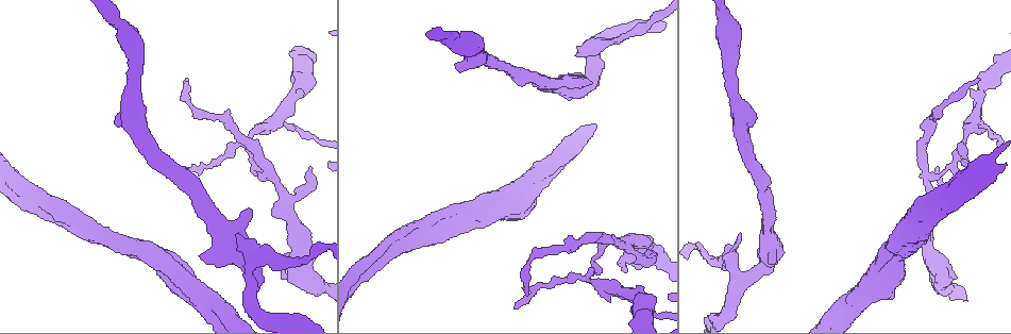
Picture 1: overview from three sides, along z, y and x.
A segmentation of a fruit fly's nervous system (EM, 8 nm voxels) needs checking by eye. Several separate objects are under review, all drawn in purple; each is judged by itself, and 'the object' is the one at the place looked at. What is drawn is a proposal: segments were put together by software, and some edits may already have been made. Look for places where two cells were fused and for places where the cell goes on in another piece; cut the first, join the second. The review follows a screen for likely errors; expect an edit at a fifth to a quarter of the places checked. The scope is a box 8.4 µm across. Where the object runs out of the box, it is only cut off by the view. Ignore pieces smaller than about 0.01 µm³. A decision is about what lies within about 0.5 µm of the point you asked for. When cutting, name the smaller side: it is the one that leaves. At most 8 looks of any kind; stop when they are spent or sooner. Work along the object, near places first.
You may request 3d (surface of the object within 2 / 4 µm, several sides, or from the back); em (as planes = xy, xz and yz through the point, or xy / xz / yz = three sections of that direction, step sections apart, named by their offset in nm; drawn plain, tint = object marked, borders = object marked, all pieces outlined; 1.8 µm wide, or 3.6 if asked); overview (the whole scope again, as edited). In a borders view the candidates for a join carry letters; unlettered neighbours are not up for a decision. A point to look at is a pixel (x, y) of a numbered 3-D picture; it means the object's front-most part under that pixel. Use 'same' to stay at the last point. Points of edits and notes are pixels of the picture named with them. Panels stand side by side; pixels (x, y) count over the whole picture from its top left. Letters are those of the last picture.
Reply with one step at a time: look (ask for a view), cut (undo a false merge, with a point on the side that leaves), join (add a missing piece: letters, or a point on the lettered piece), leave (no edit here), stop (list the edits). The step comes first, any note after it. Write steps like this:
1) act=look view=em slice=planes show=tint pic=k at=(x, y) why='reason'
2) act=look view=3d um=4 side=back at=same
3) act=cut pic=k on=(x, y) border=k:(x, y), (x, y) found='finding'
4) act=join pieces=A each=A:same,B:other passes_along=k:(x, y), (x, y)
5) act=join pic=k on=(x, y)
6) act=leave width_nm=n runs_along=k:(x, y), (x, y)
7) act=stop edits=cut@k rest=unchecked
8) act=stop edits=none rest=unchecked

act=look view=em slice=planes show=borders pic=1 at=(267, 175) why='side arm on a straight run'

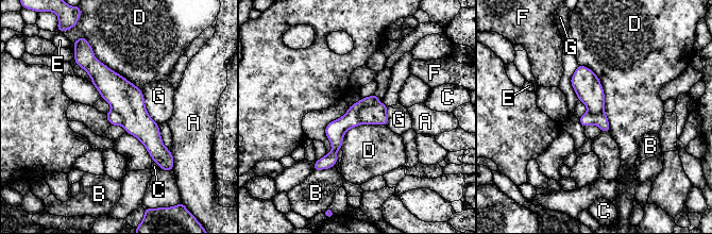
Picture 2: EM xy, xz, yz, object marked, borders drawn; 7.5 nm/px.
act=cut pic=2 on=(337, 129) each=A:other,B:other,C:other,D:other,E:other,F:other,G:other border=2:(377, 102), (358, 112), (360, 122) found='two cells meet here'

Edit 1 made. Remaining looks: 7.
act=look view=em slice=planes show=borders pic=1 at=(576, 55) why='branch stops here'

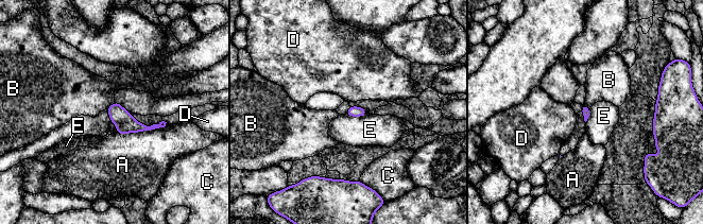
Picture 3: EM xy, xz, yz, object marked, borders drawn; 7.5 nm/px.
act=leave longest_contact=A:400nm each=A:other,B:other,C:other,D:other,E:other found='no lettered piece goes on from it'

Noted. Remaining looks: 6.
act=stop edits=cut@2 rest=unchecked

